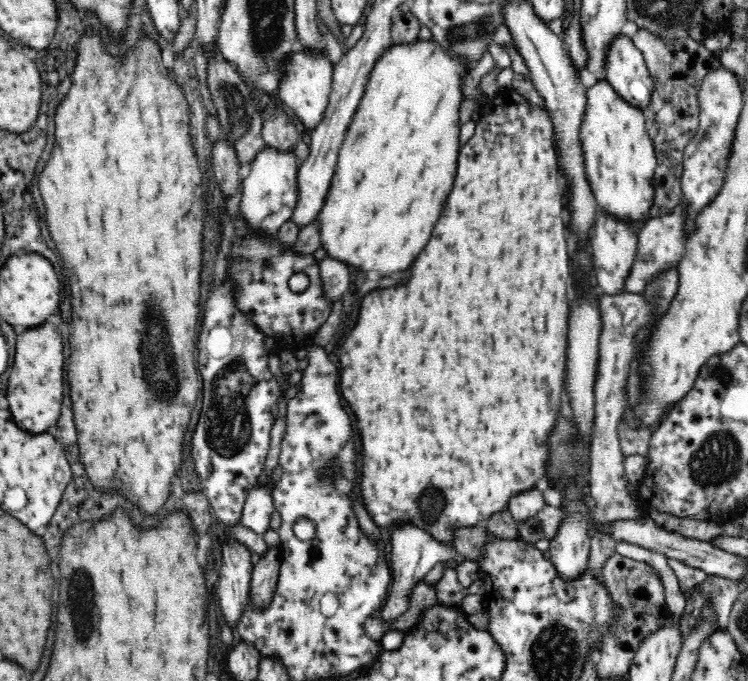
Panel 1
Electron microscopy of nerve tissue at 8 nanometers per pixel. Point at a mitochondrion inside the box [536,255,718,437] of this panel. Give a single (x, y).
(659, 289)

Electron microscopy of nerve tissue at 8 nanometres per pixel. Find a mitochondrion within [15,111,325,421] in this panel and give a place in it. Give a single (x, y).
(160, 369)

